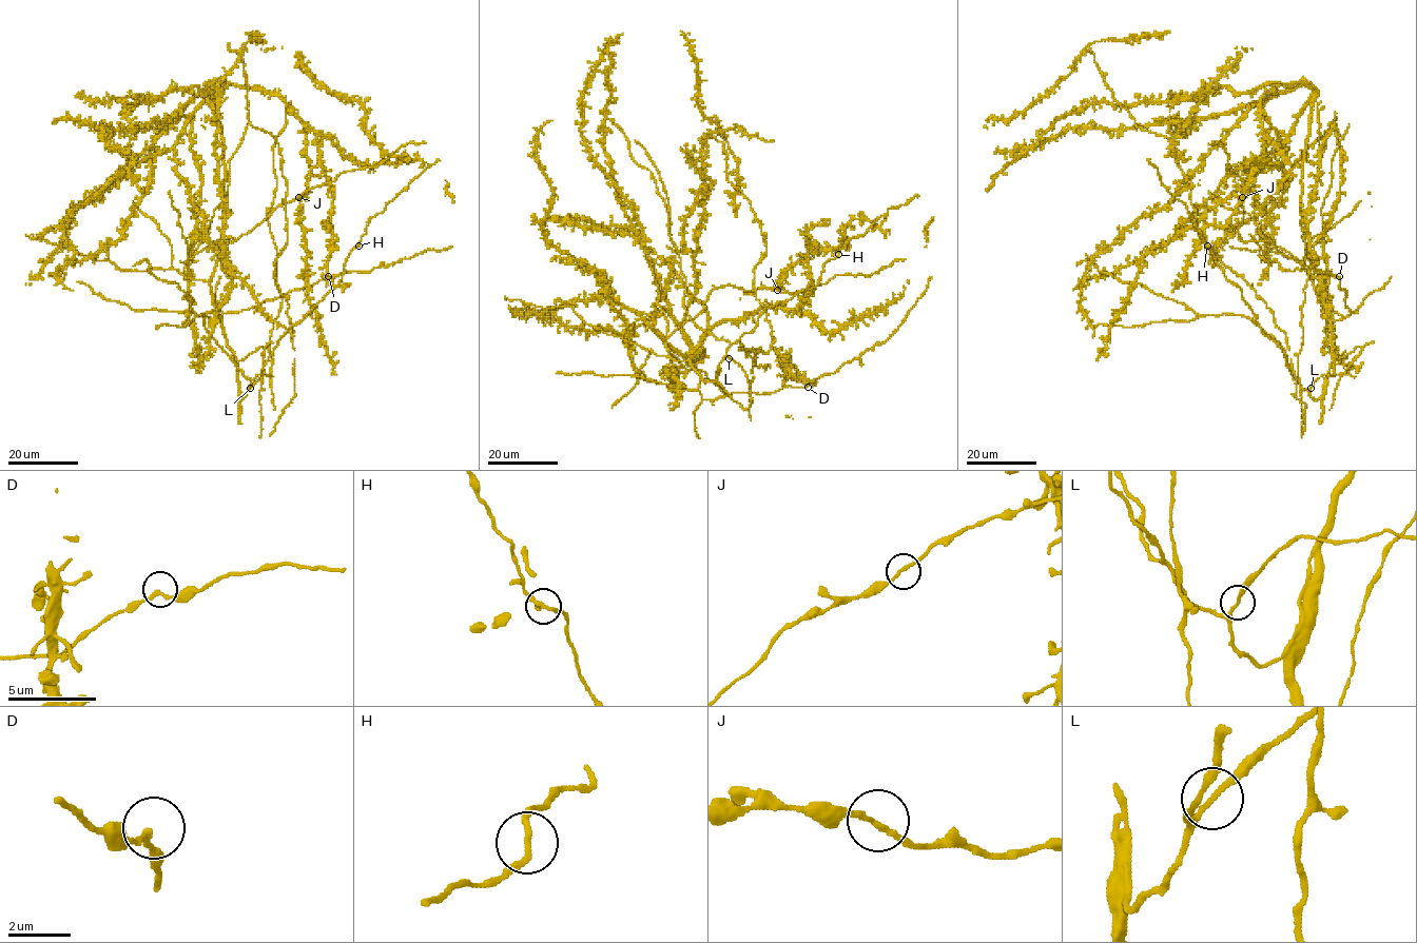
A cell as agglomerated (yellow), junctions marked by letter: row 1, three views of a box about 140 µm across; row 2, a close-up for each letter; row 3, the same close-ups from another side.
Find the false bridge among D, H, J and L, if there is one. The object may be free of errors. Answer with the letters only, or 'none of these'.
none of these

